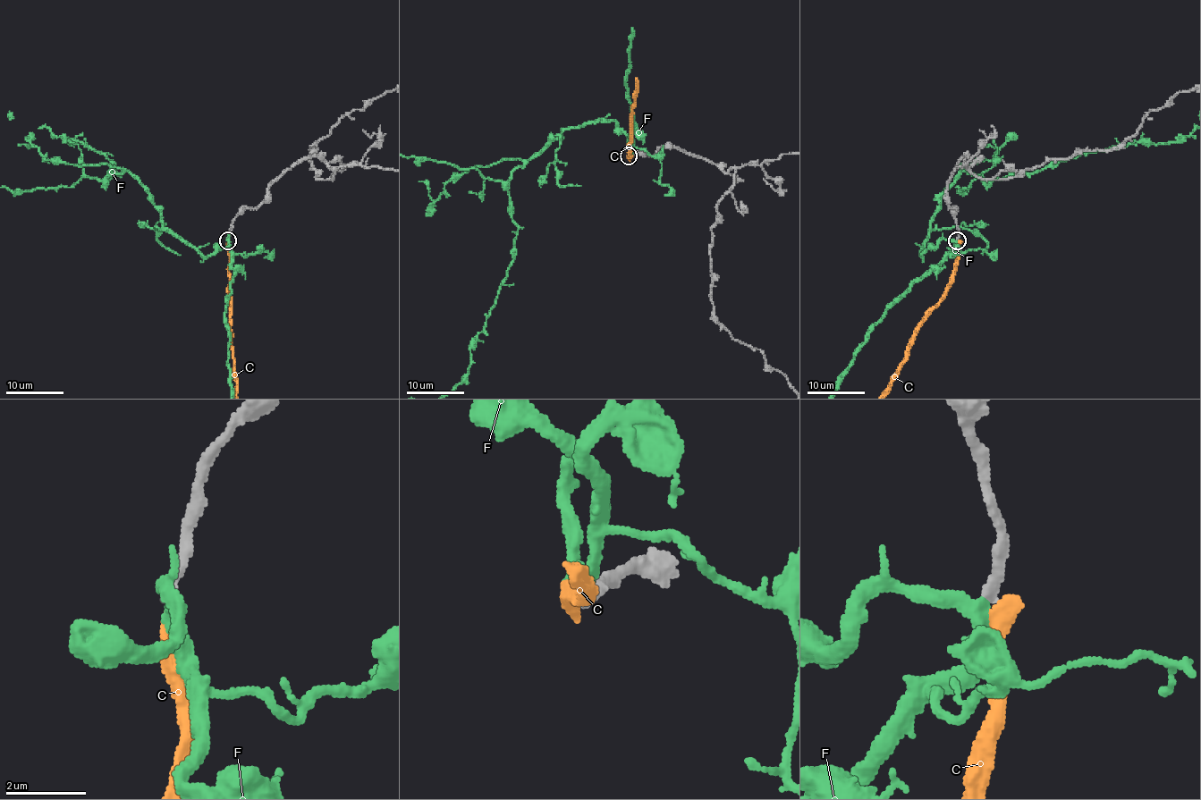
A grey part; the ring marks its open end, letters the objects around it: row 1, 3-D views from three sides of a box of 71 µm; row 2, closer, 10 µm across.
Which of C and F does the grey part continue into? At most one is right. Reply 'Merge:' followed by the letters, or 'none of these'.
Merge: F

